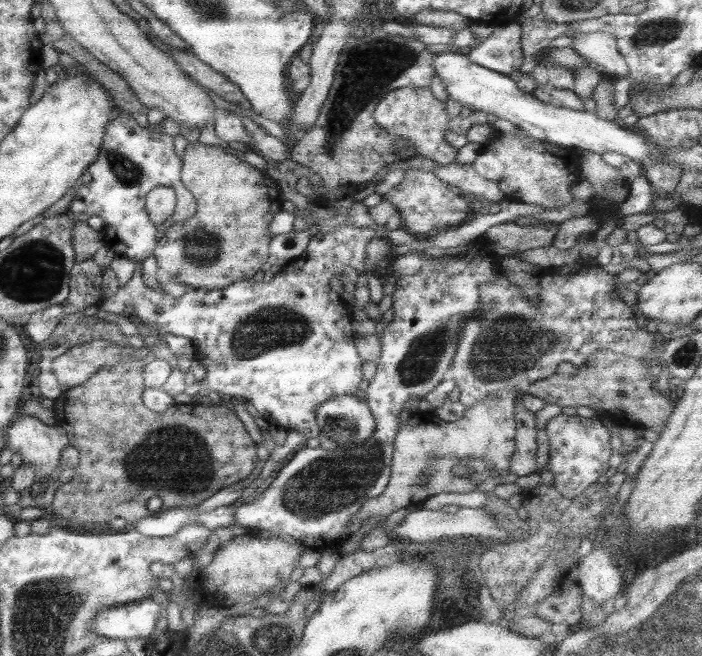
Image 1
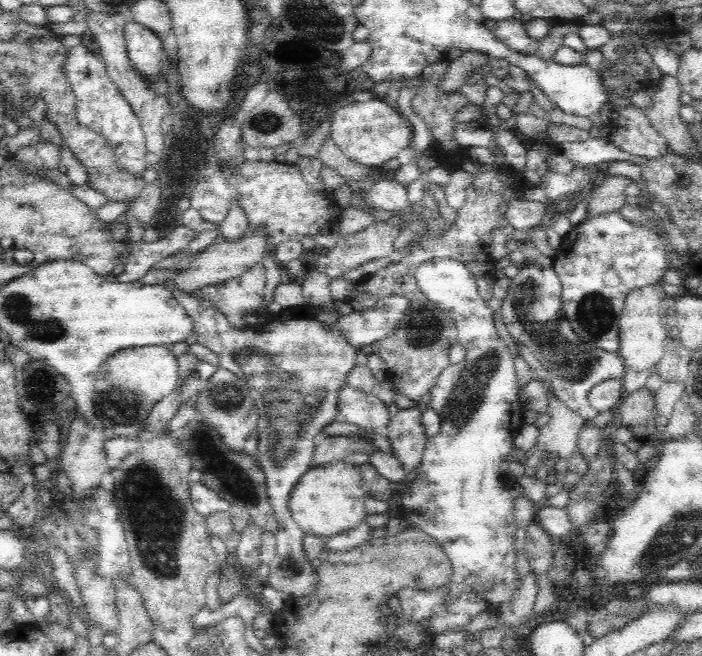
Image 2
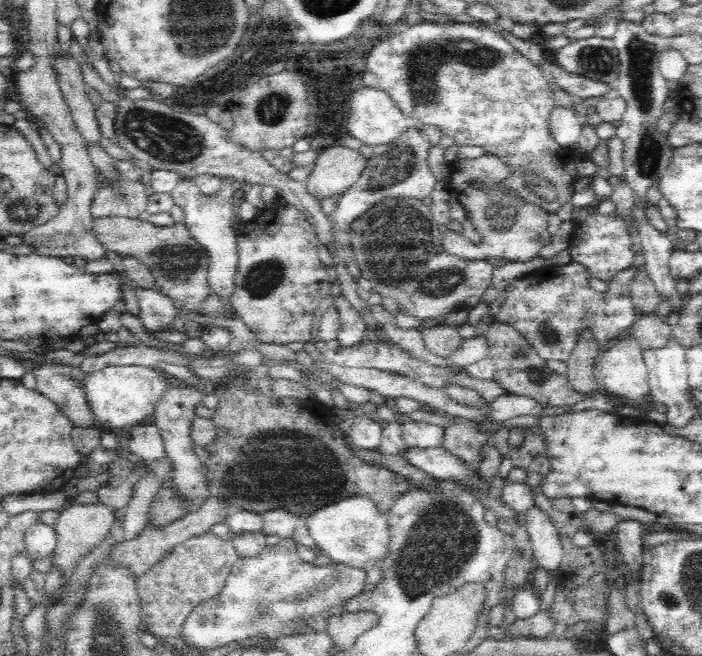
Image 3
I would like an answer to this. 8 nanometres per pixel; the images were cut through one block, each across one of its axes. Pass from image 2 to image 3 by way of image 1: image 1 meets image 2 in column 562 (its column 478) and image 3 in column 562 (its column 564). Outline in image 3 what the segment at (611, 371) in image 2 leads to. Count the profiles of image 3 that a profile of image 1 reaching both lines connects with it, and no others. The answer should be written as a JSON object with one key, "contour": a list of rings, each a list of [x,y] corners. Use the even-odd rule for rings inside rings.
{"contour":[[[573,260],[557,267],[544,266],[537,272],[510,281],[494,320],[514,326],[535,346],[536,352],[544,360],[567,362],[578,335],[582,331],[592,330],[592,326],[598,350],[604,352],[616,340],[628,335],[631,326],[639,318],[629,292],[630,282],[637,269],[644,270],[644,267],[630,267],[616,272],[612,278],[604,280],[608,290],[597,292],[590,286],[591,274],[579,262]]]}

